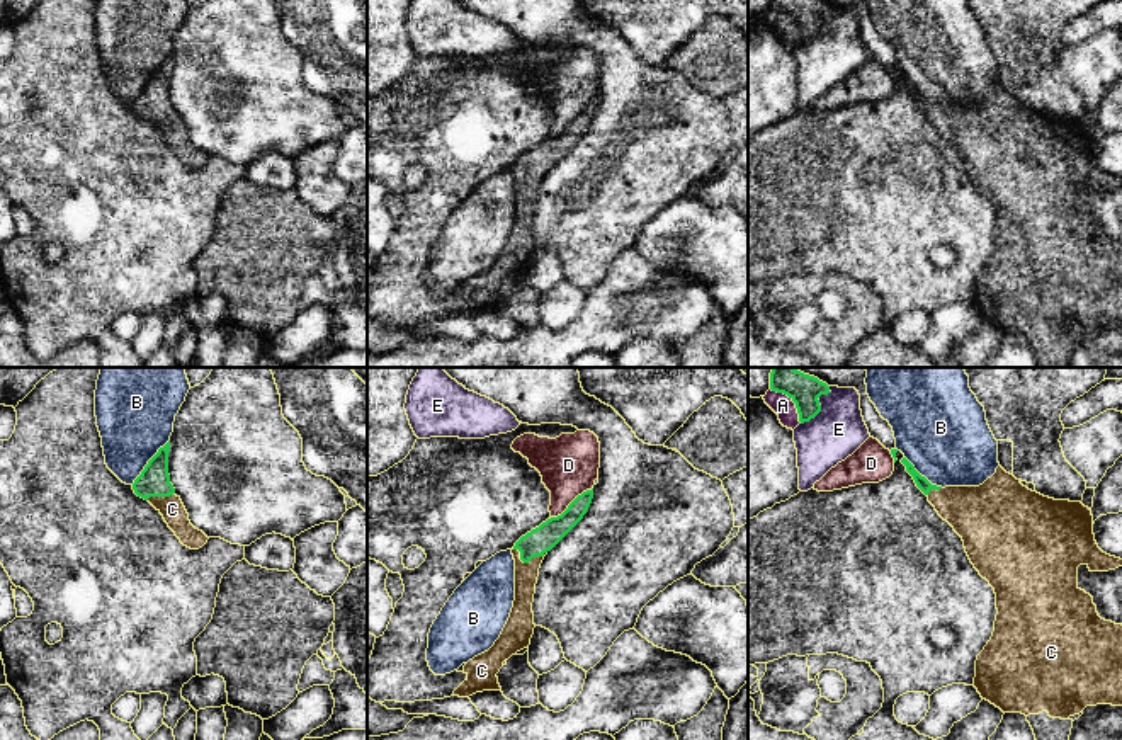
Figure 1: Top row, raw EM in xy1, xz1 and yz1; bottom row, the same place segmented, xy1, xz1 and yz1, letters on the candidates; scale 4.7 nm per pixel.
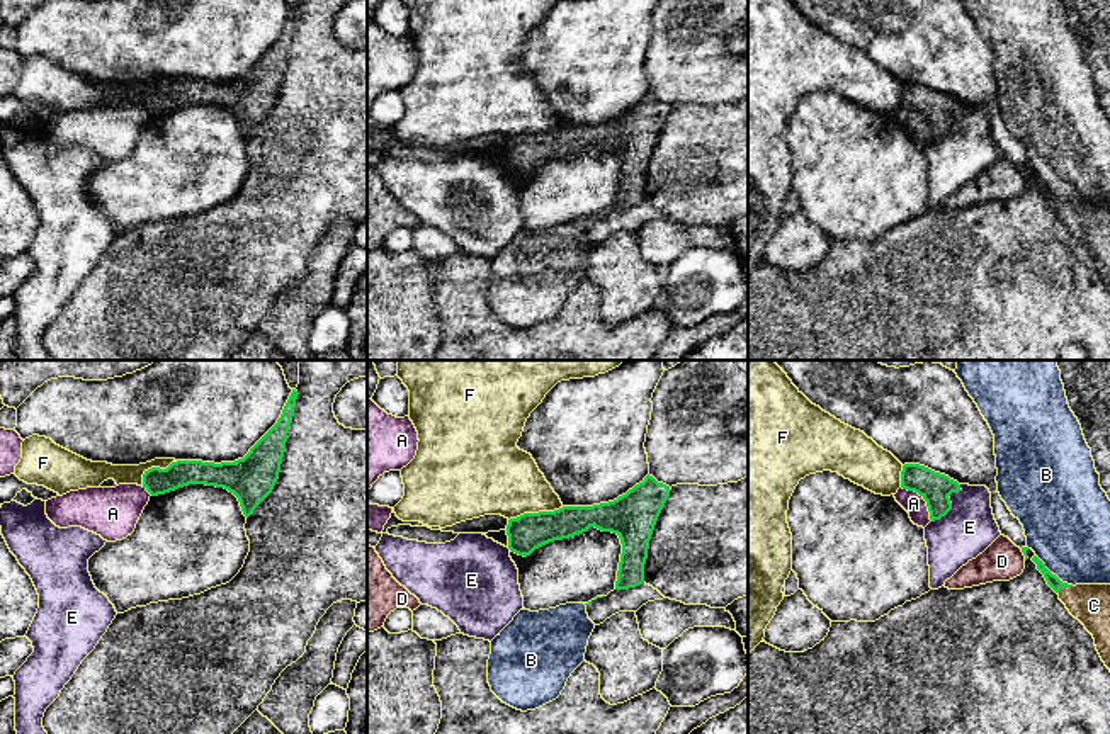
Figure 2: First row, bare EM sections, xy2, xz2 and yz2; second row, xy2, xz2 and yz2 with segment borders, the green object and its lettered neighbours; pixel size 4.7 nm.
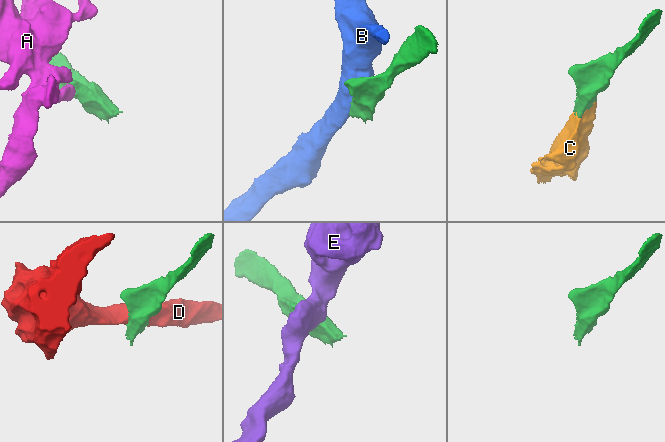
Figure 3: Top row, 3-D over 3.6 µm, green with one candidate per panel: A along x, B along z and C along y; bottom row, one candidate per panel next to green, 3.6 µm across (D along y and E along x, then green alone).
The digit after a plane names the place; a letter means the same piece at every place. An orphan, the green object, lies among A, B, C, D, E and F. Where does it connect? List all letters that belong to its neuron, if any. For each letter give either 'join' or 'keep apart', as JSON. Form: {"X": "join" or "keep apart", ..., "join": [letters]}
{"A": "keep apart", "B": "keep apart", "C": "join", "D": "keep apart", "E": "keep apart", "F": "keep apart", "join": ["C"]}

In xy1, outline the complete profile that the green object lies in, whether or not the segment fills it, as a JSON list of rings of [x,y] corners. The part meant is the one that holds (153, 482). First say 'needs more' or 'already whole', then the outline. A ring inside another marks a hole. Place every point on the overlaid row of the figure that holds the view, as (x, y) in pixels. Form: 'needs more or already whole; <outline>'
needs more; [[[170,441],[148,461],[141,475],[134,480],[133,490],[163,515],[184,546],[199,549],[209,538],[190,524],[180,497],[175,495],[168,475],[168,453]]]

